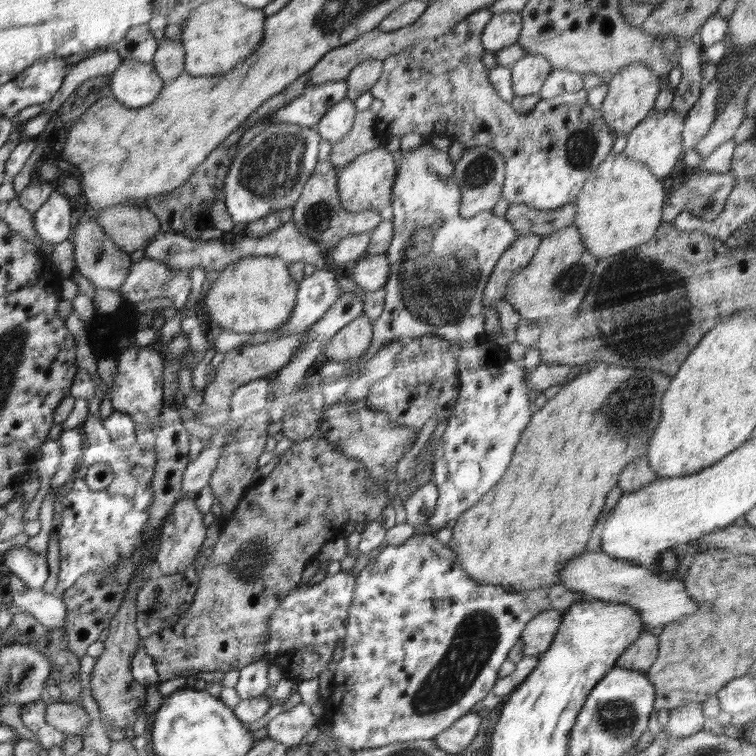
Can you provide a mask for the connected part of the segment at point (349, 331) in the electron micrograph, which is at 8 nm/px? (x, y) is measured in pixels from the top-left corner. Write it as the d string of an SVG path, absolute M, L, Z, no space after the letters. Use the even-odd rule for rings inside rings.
M361 314L344 326L324 347L324 354L331 362L347 362L360 359L373 340L372 321Z

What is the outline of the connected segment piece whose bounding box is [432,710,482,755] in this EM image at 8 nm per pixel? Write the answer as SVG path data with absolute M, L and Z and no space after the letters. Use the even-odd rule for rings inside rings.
M470 710L448 729L434 736L434 743L448 751L448 754L461 753L476 738L482 724L482 713Z

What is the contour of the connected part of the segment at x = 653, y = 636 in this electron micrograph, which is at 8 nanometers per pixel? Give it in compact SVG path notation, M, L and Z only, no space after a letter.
M646 631L640 635L619 657L615 666L646 672L657 659L659 640L657 631Z

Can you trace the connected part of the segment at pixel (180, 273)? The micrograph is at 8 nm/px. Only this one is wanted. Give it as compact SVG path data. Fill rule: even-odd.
M144 256L130 266L130 272L118 291L130 304L152 298L168 298L175 309L182 310L190 296L190 288L192 281L188 269L172 269Z

